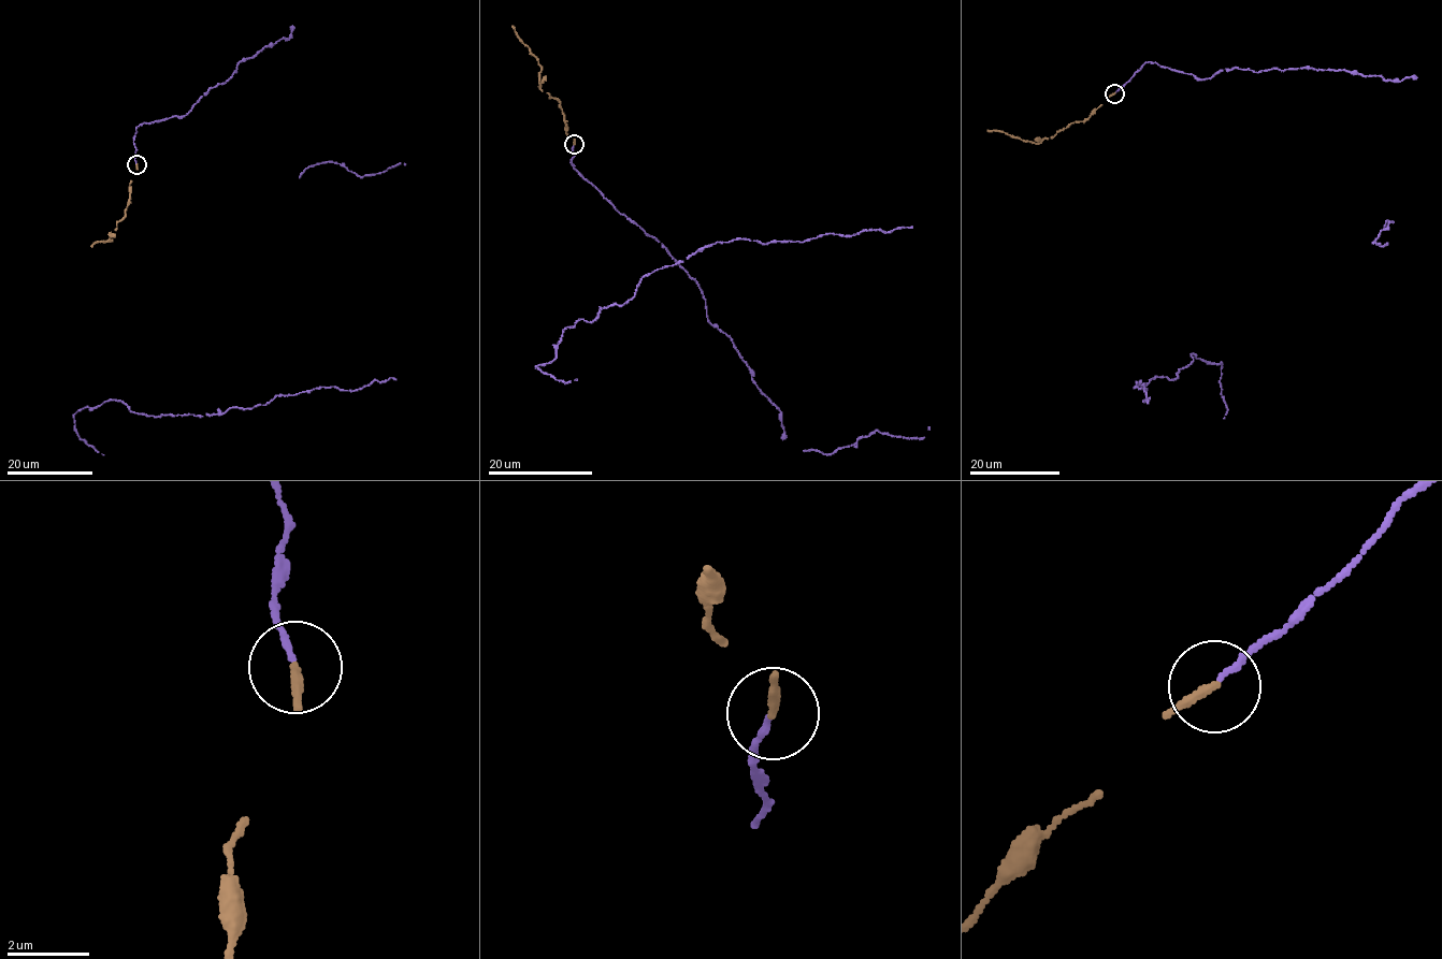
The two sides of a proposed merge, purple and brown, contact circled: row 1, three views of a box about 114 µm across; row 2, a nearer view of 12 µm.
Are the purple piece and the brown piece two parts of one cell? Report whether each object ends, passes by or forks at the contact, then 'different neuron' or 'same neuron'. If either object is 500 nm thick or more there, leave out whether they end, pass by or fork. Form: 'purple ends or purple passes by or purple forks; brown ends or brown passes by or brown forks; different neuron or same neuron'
purple ends; brown ends; same neuron

